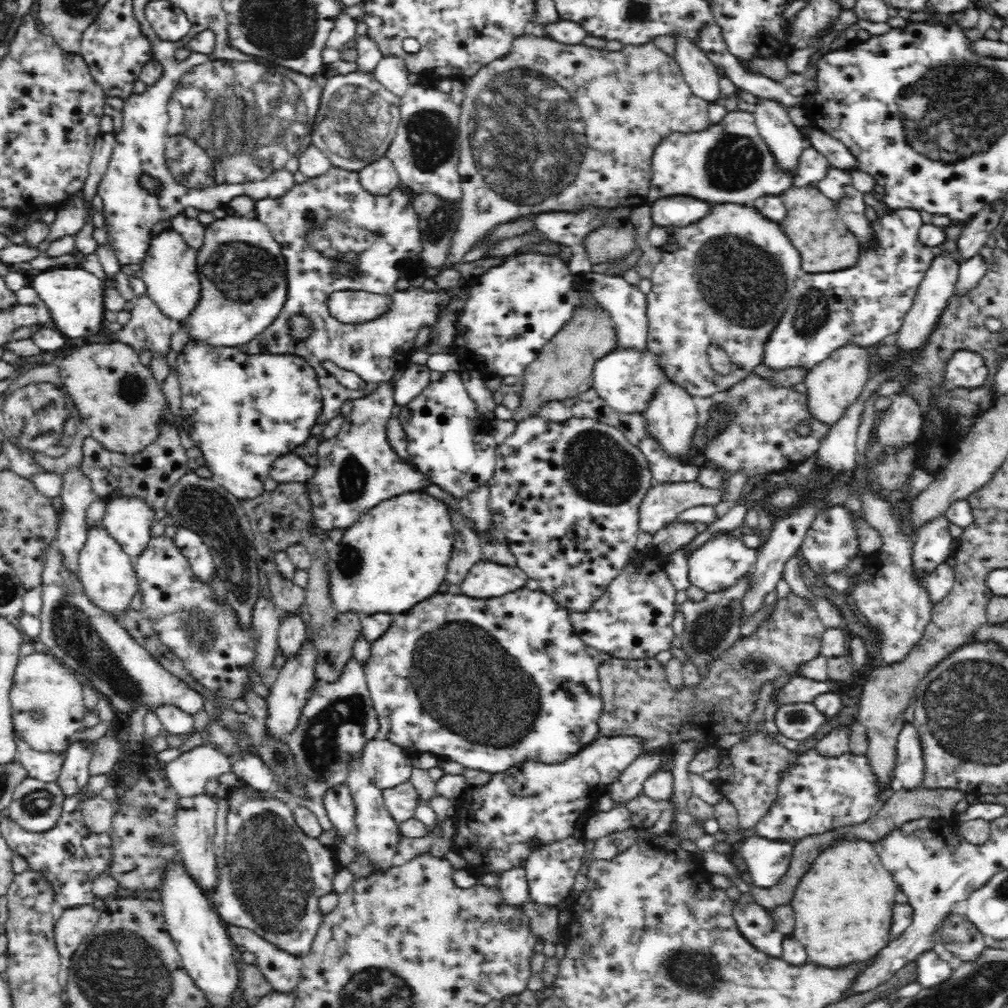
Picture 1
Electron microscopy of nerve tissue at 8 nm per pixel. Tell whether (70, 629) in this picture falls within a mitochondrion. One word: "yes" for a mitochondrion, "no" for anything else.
yes

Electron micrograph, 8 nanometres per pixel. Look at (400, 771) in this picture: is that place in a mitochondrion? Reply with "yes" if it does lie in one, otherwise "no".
no

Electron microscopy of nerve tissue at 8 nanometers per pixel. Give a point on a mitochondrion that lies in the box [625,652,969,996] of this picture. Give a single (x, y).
(697, 966)

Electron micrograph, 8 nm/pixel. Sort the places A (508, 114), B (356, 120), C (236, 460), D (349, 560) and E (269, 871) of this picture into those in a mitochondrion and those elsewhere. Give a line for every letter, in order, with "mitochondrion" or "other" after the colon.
A: mitochondrion
B: mitochondrion
C: other
D: mitochondrion
E: mitochondrion

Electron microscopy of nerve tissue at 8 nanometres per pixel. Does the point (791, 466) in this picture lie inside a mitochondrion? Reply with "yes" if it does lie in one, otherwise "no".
no

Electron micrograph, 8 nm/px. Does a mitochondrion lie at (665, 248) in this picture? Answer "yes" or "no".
no

